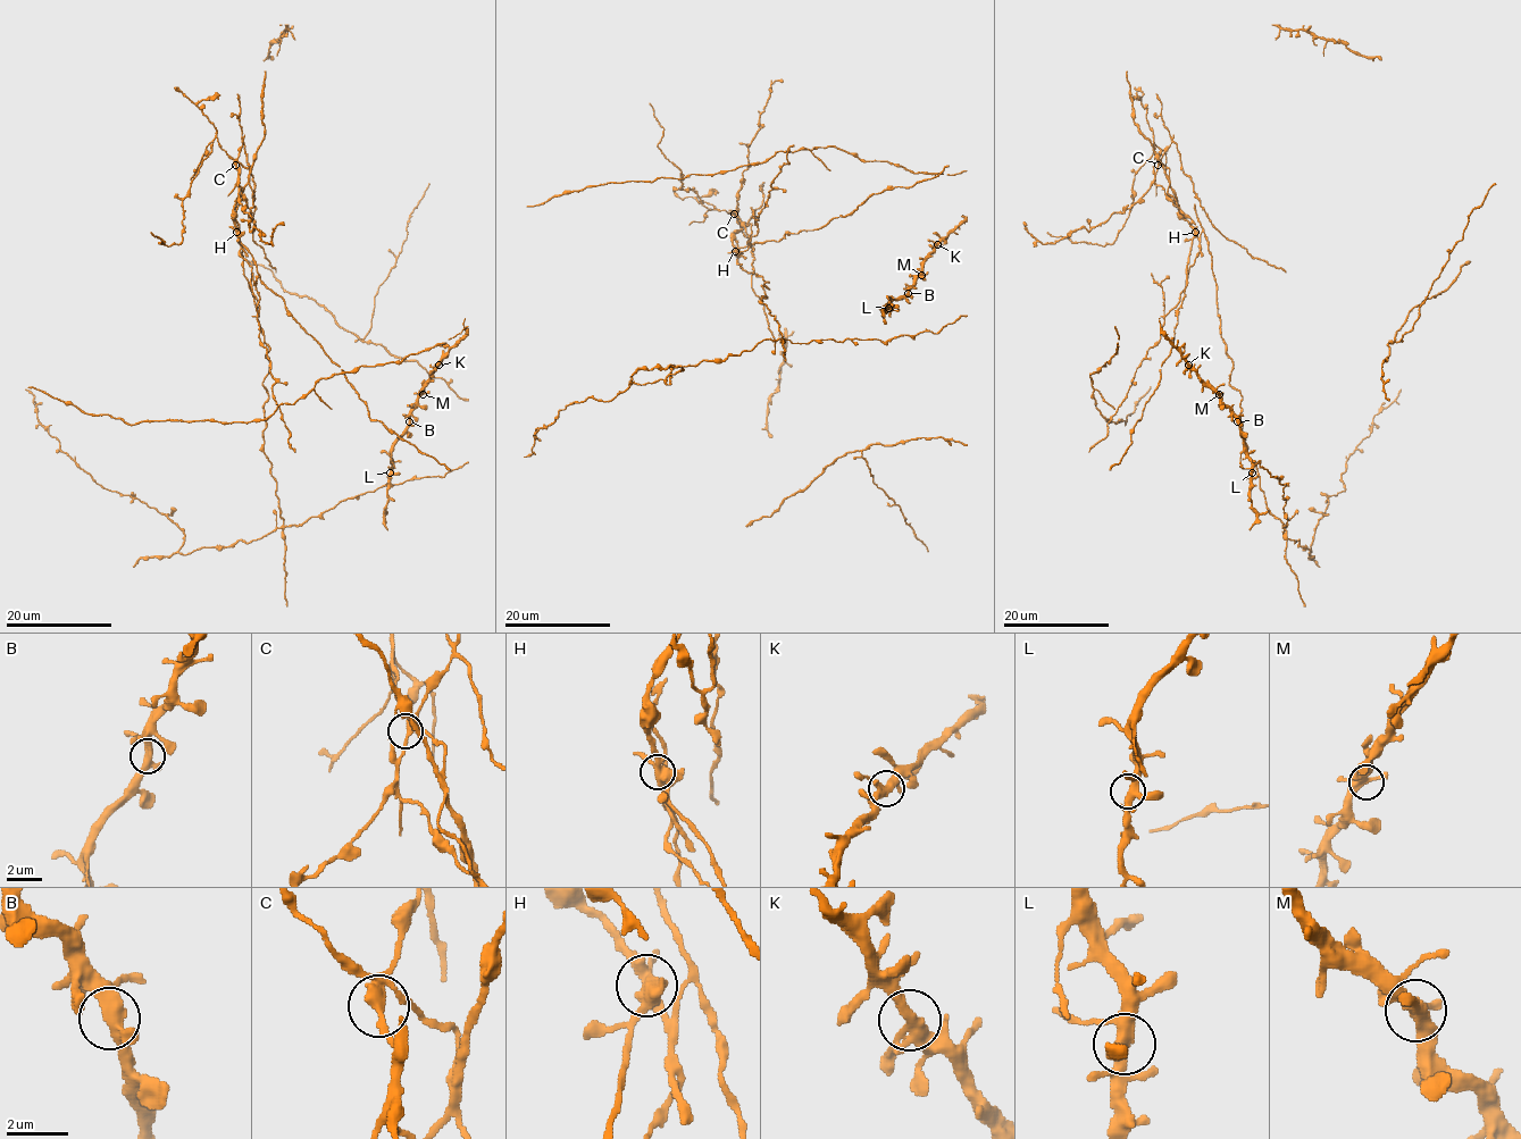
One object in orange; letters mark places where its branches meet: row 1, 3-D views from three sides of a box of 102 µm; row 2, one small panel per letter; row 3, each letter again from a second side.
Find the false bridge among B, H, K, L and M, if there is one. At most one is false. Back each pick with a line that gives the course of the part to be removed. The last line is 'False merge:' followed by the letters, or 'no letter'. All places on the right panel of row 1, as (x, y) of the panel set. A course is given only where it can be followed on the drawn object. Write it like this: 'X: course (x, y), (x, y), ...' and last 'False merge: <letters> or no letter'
H: course (1195, 232), (1211, 254), (1245, 450), (1267, 508), (1310, 554), (1327, 499), (1345, 488), (1347, 458), (1401, 388)
False merge: H

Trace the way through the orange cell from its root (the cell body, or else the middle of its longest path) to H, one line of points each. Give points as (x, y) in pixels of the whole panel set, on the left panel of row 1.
H: (264, 434), (264, 403), (268, 394), (261, 382), (269, 366), (268, 345), (243, 273), (236, 232)

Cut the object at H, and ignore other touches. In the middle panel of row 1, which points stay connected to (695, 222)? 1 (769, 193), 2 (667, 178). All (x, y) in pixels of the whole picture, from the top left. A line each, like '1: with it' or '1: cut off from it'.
1: with it
2: cut off from it

